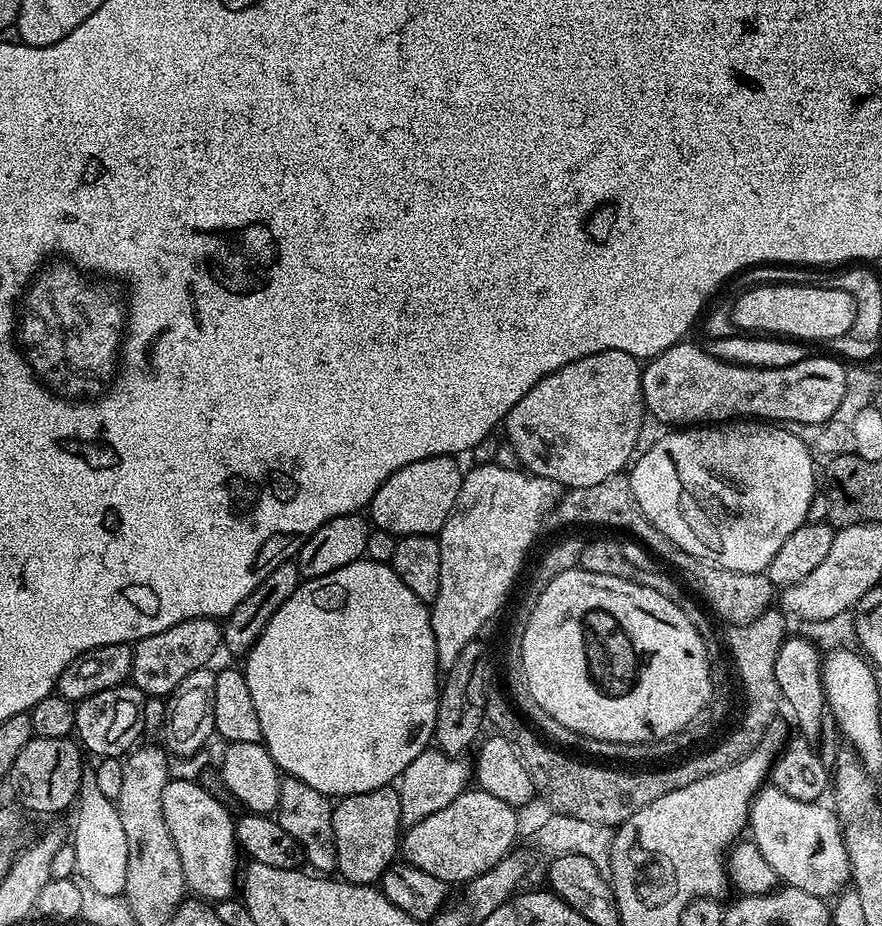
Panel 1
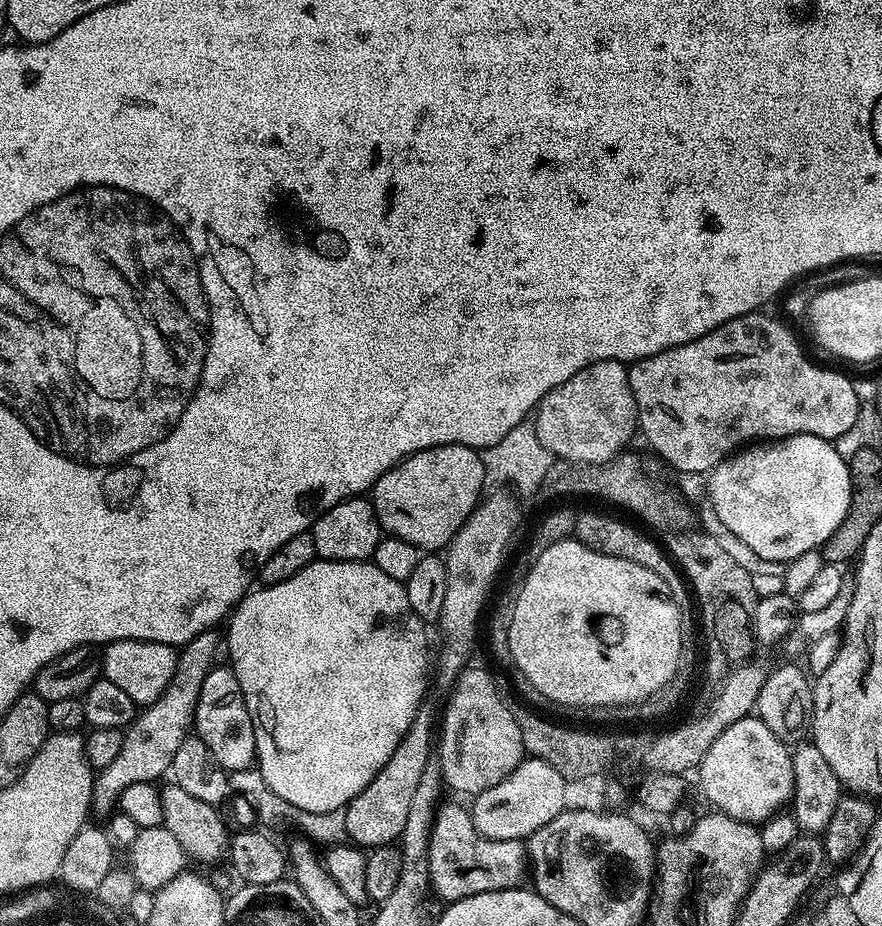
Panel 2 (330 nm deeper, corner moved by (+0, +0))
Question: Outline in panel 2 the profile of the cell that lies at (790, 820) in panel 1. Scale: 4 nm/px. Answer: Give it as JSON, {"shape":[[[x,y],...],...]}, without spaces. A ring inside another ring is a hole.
{"shape":[[[755,715],[730,725],[706,750],[698,769],[700,788],[715,811],[747,824],[763,825],[792,799],[794,770],[789,745]]]}

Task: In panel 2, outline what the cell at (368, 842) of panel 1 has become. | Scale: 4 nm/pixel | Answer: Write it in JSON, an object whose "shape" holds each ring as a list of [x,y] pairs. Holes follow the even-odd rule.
{"shape":[[[421,706],[416,712],[416,717],[410,726],[410,730],[406,730],[402,742],[394,750],[394,754],[390,754],[390,762],[386,762],[386,766],[382,766],[382,770],[378,770],[378,774],[374,774],[370,786],[363,788],[343,809],[345,814],[345,834],[353,845],[359,846],[364,850],[371,850],[383,848],[399,841],[402,834],[402,826],[406,826],[406,813],[410,811],[410,801],[414,798],[414,789],[418,786],[418,778],[422,776],[422,770],[425,769],[430,759],[428,750],[431,746],[433,749],[434,746],[434,730],[433,728],[431,730],[431,726],[432,720],[428,717],[427,707]]]}

